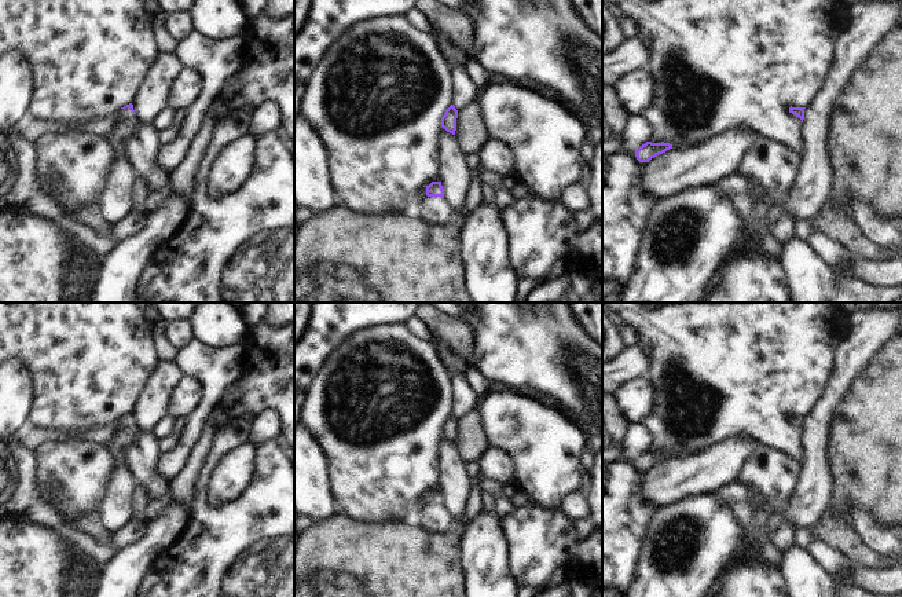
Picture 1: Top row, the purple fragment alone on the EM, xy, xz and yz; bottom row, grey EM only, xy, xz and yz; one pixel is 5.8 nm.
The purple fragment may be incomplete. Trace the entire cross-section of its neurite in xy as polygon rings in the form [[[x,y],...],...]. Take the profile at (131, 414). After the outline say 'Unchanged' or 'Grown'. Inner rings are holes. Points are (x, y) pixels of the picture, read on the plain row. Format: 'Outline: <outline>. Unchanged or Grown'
Outline: [[[129,411],[118,418],[116,433],[106,443],[114,465],[100,503],[95,509],[95,519],[107,532],[113,532],[131,517],[131,495],[138,480],[128,468],[124,448],[139,432],[133,413]]]. Grown

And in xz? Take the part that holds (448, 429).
Outline: [[[451,413],[451,414],[446,418],[444,424],[441,425],[441,435],[443,435],[447,440],[455,443],[455,439],[456,439],[456,426],[458,426],[458,418],[455,417],[454,413]]]. Unchanged

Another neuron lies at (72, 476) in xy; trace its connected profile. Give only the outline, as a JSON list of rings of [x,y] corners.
[[[82,439],[58,440],[44,453],[34,448],[34,457],[37,459],[36,492],[59,514],[78,516],[98,508],[114,465],[106,444]]]

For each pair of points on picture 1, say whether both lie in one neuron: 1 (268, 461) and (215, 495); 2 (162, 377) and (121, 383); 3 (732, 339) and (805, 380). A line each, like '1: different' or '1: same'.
1: different
2: different
3: same

